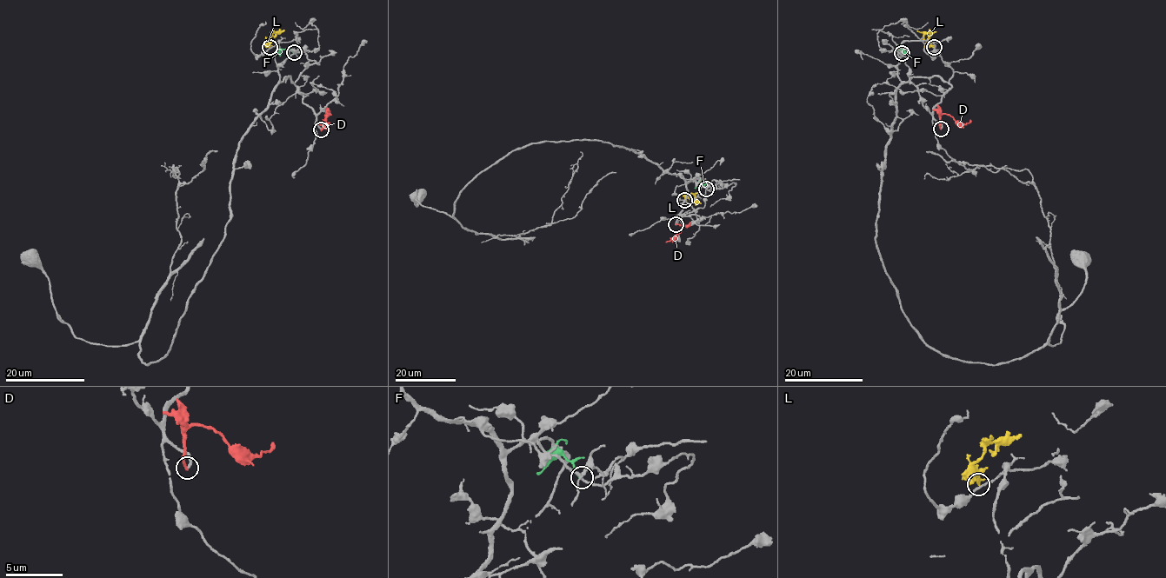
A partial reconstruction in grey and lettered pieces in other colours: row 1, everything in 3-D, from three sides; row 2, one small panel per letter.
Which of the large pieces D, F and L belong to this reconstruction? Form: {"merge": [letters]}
{"merge": []}

